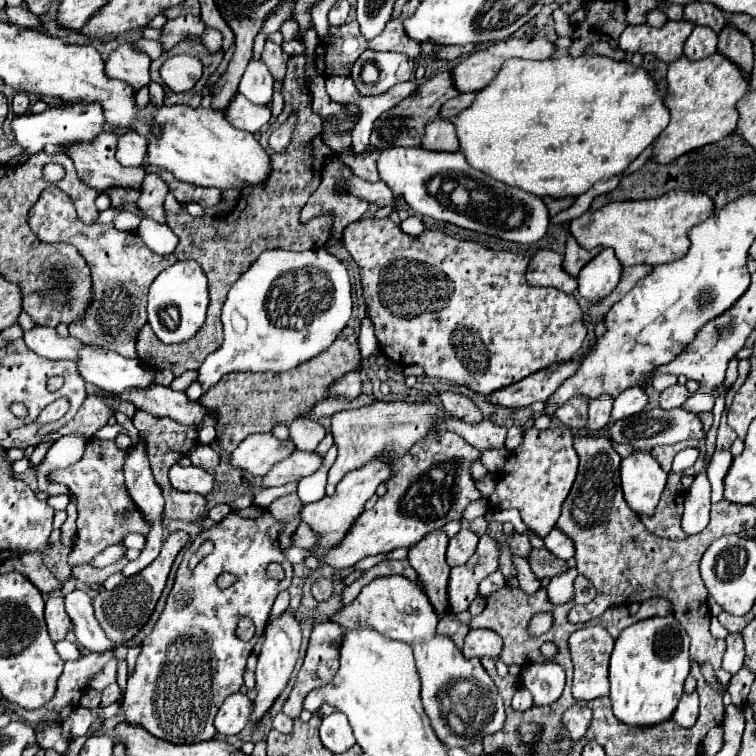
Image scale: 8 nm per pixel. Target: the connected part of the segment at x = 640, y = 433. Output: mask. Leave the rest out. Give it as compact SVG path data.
M654 407L654 409L642 411L634 417L616 421L610 427L610 439L612 441L628 443L634 449L642 449L642 451L650 451L656 445L674 445L674 443L686 441L686 439L702 439L704 435L706 433L704 433L700 417L692 411L686 411L684 407L676 407L676 409L668 409L668 411L664 411L660 407Z

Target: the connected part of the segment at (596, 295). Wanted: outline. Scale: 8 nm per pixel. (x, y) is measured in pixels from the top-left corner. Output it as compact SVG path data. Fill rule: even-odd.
M602 249L578 275L578 293L584 299L600 301L612 293L622 275L622 265L612 249Z

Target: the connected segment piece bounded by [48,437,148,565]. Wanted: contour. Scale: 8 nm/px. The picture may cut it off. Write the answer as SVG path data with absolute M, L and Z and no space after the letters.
M92 437L86 443L84 455L80 461L66 469L54 469L48 473L48 479L52 483L60 483L68 487L76 495L76 507L78 507L78 541L74 551L70 553L68 561L70 565L80 565L80 563L90 563L94 555L104 551L108 545L116 545L122 541L122 537L128 531L142 533L146 535L148 525L144 525L142 513L134 509L134 503L130 501L124 485L124 457L126 451L120 449L114 441L102 441Z

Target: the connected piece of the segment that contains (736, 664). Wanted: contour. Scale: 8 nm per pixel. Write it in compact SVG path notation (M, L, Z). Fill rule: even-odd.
M730 633L726 637L726 653L724 653L724 663L722 663L722 669L726 671L738 671L742 667L742 661L744 661L744 649L742 649L742 635L740 633Z

